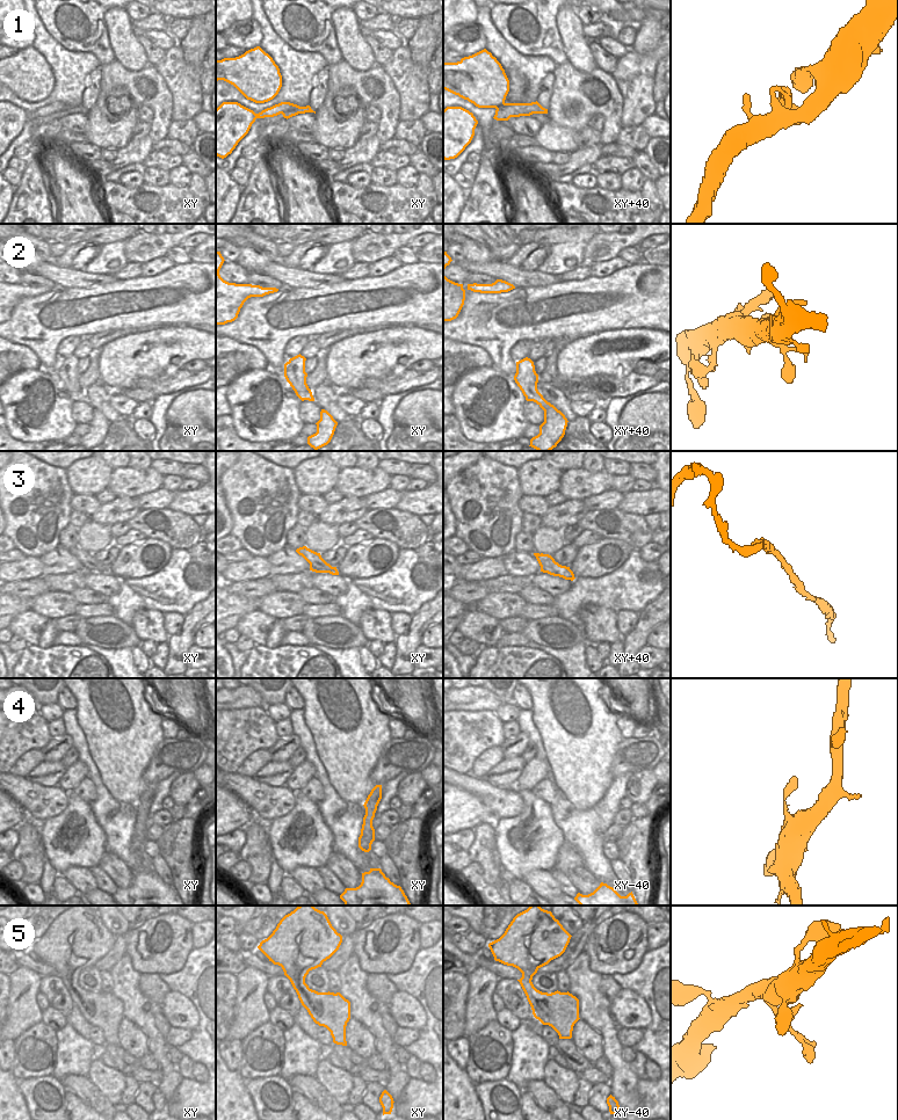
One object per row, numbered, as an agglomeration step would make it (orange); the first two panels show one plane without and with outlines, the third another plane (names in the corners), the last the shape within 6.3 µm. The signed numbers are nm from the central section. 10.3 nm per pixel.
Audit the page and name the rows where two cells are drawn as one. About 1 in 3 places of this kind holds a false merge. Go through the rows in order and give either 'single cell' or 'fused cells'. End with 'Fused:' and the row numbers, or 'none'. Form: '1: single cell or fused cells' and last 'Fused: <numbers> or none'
1: single cell
2: single cell
3: single cell
4: single cell
5: single cell
Fused: none

